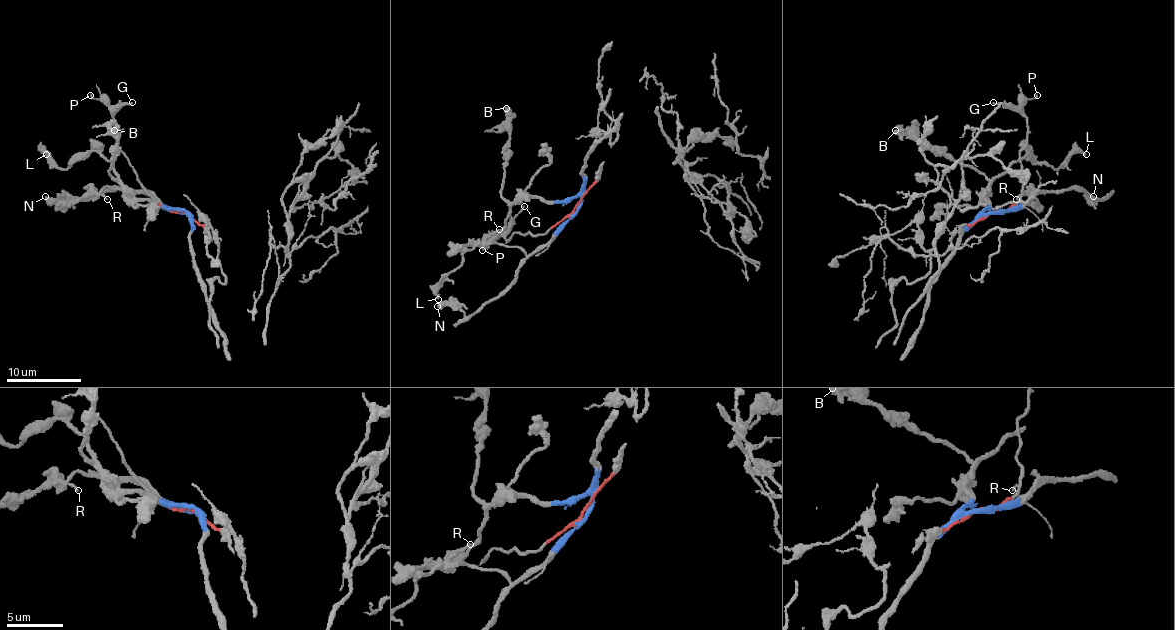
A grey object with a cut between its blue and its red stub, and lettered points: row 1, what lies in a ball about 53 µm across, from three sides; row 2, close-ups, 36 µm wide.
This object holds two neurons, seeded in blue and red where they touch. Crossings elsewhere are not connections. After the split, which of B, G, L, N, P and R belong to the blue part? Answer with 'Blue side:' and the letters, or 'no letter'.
Blue side: B, L, N, R

